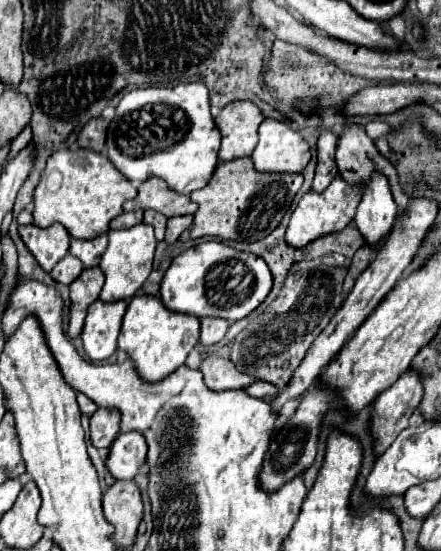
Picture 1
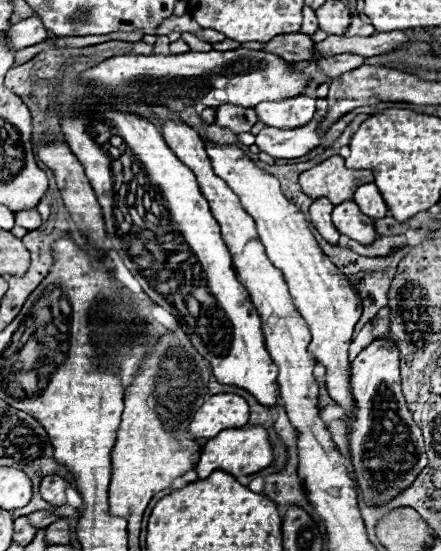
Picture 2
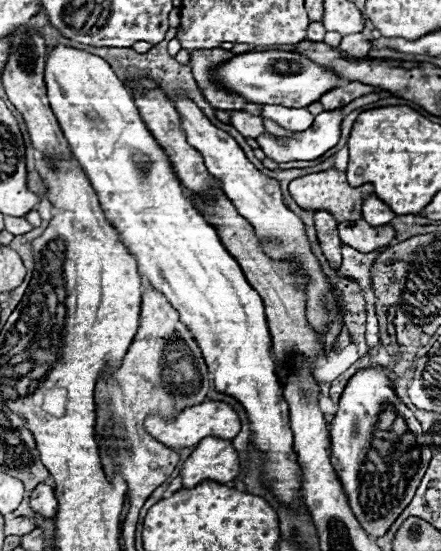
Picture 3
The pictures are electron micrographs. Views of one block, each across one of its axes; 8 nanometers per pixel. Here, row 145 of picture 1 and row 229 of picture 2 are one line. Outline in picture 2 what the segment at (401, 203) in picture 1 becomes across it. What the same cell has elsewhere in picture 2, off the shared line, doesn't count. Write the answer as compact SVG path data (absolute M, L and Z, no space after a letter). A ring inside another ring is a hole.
M342 202L332 210L332 222L340 234L346 234L360 244L372 244L378 236L374 230L374 220L364 216L354 202Z

